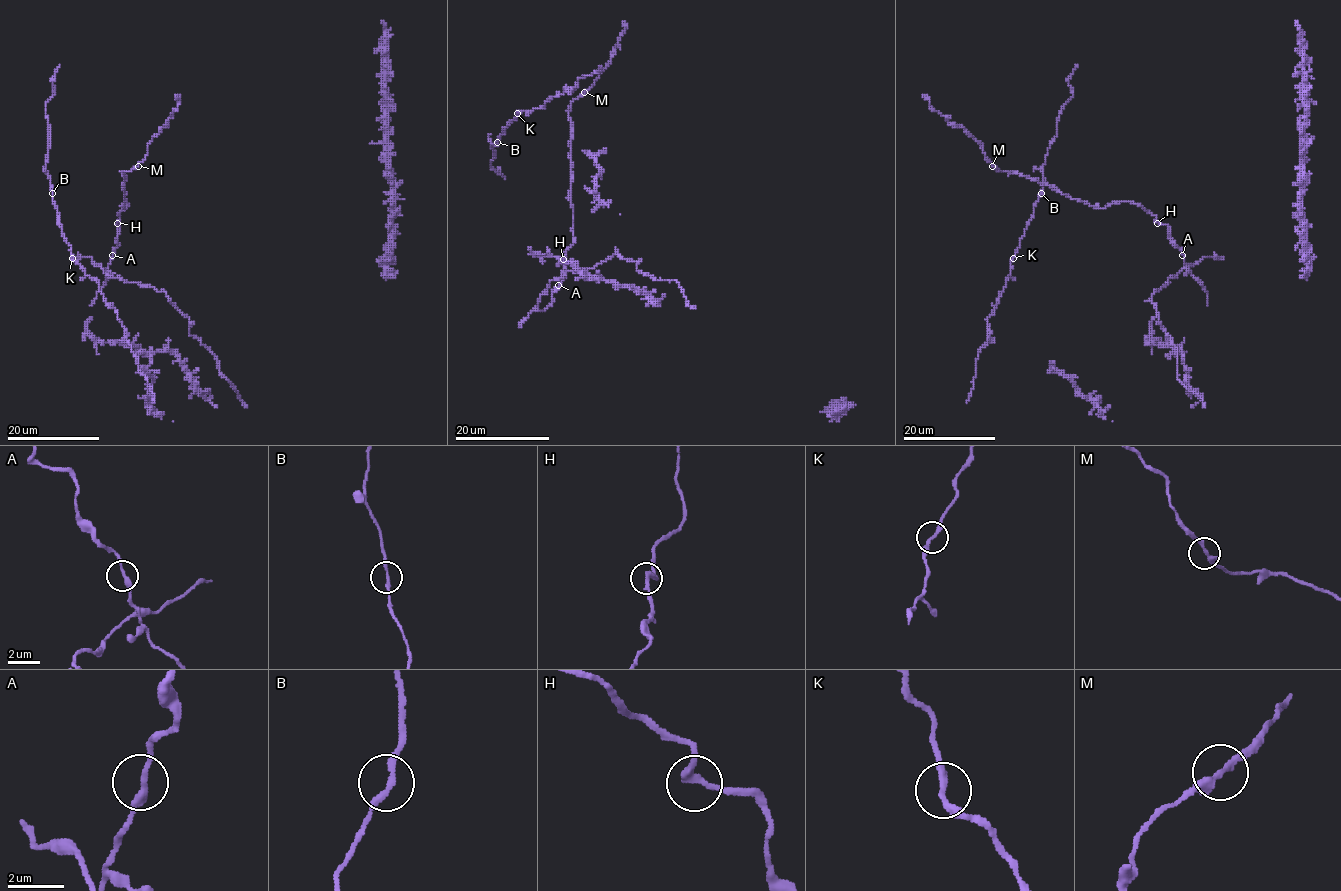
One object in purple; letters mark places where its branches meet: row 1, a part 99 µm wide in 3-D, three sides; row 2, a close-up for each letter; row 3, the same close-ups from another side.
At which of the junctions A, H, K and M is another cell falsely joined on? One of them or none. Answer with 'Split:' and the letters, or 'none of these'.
Split: none of these

